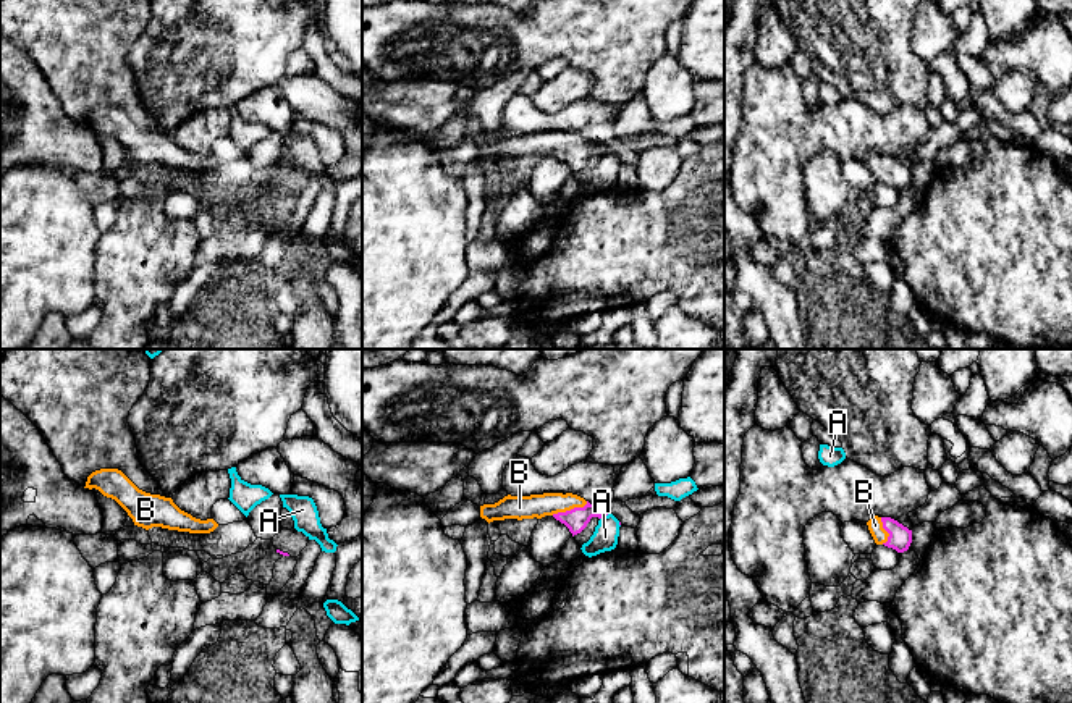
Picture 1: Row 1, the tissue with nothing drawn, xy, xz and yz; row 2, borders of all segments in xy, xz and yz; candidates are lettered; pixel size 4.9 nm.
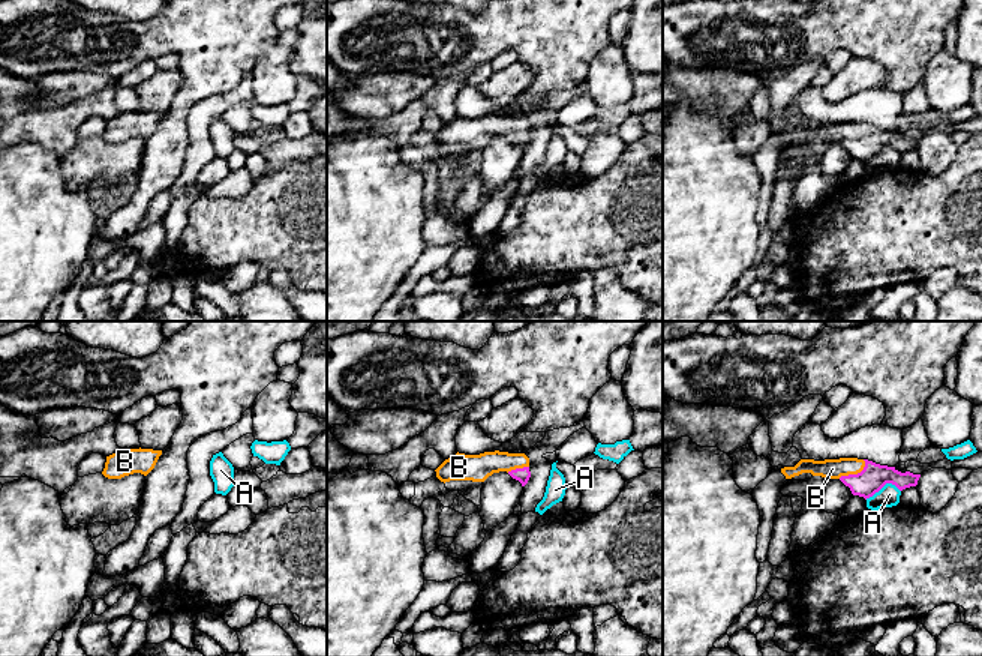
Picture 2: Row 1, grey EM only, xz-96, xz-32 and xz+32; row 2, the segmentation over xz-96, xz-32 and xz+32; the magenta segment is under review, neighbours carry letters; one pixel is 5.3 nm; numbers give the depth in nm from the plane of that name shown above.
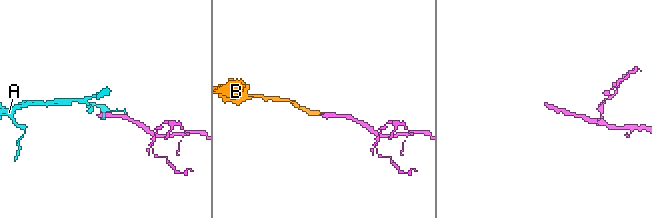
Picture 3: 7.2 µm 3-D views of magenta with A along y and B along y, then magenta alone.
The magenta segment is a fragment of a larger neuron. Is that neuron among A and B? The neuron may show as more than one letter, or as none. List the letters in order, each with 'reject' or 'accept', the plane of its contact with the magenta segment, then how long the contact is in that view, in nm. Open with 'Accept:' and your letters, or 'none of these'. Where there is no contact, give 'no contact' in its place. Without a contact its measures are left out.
Accept: B
A: reject; contact in xz; length 60 nm
B: accept; contact in xz; length 200 nm

